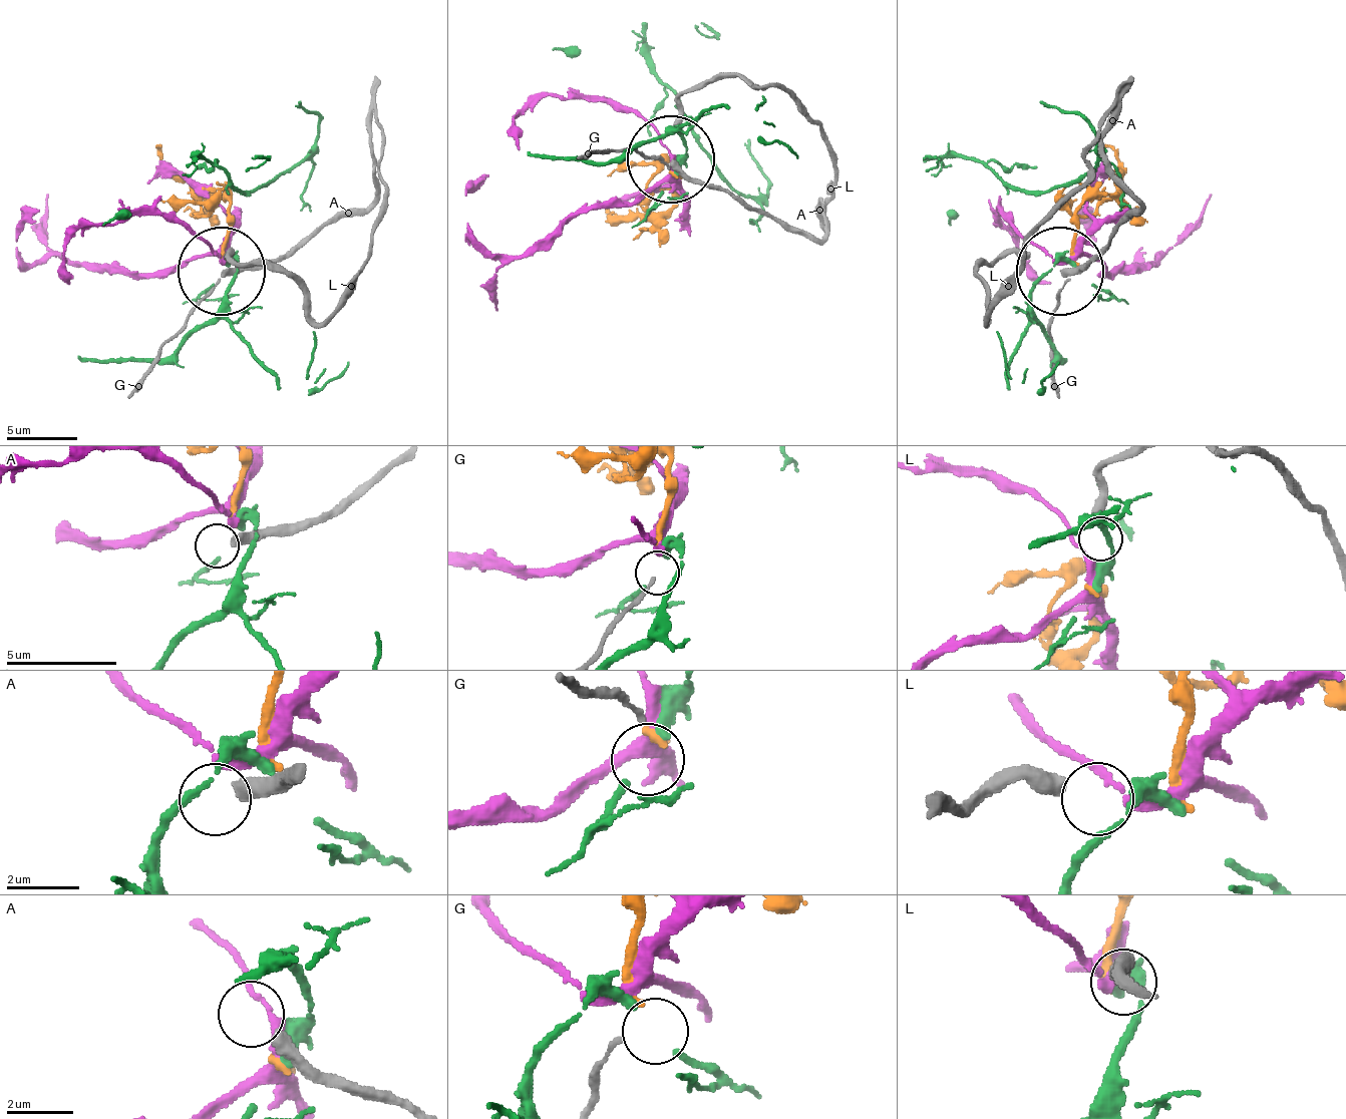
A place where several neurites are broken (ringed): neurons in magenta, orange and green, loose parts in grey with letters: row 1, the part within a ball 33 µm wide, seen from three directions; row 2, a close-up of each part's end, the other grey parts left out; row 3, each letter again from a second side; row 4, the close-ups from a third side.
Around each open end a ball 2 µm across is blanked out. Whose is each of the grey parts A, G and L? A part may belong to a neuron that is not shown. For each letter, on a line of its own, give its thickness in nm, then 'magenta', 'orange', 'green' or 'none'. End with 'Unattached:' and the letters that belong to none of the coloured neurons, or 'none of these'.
A: 440 nm | none
G: 130 nm | none
L: 440 nm | magenta
Unattached: A, G

